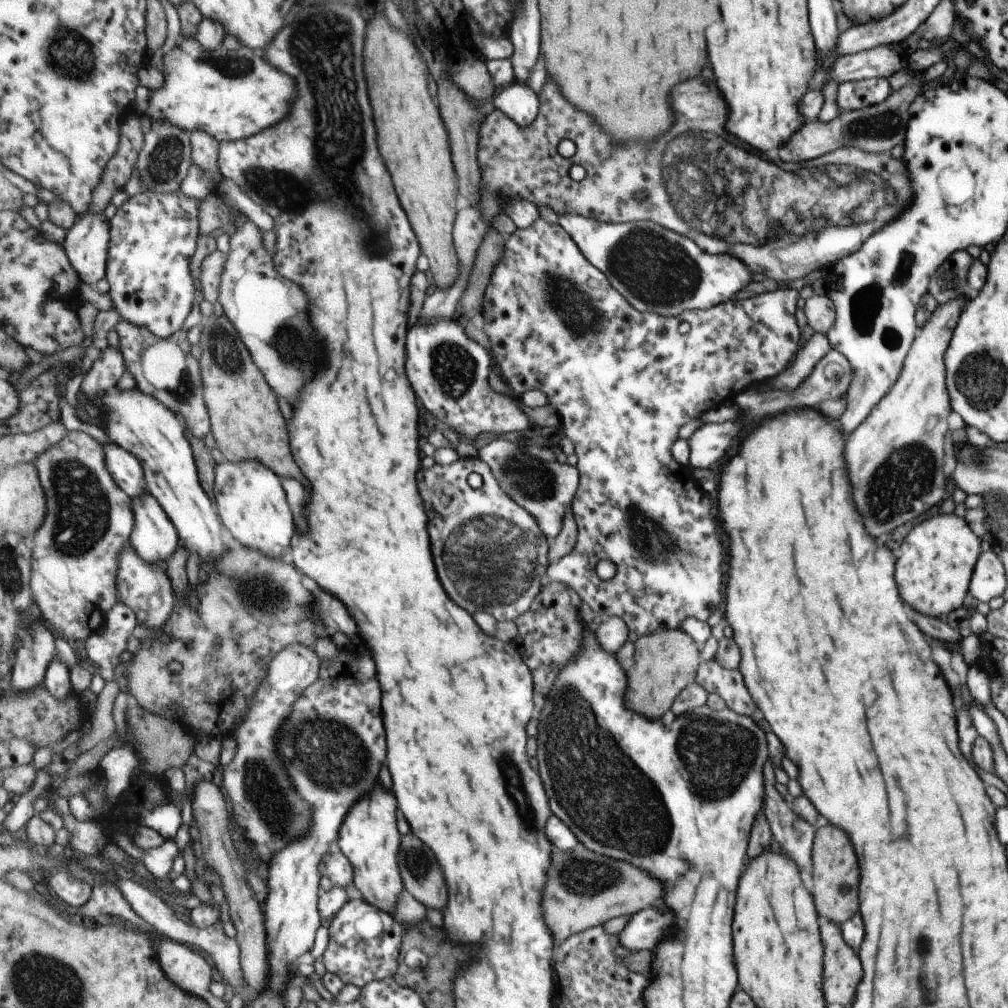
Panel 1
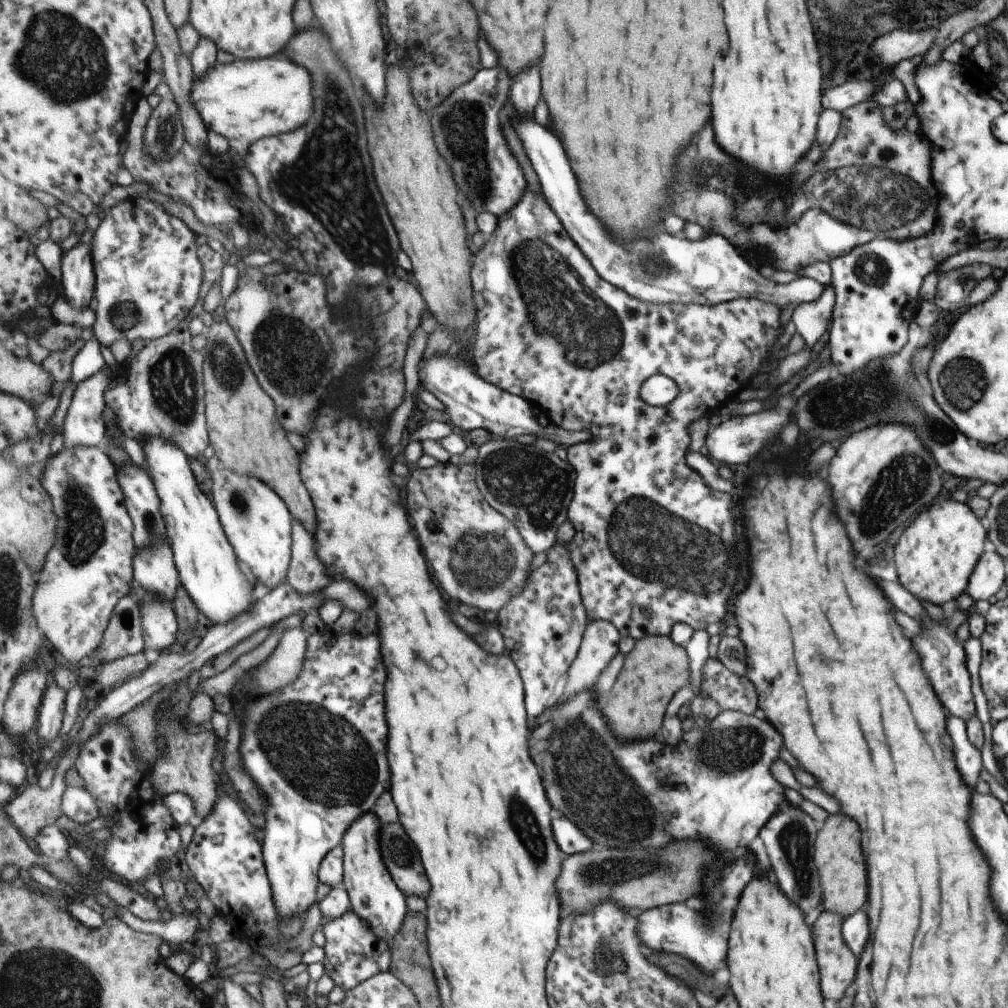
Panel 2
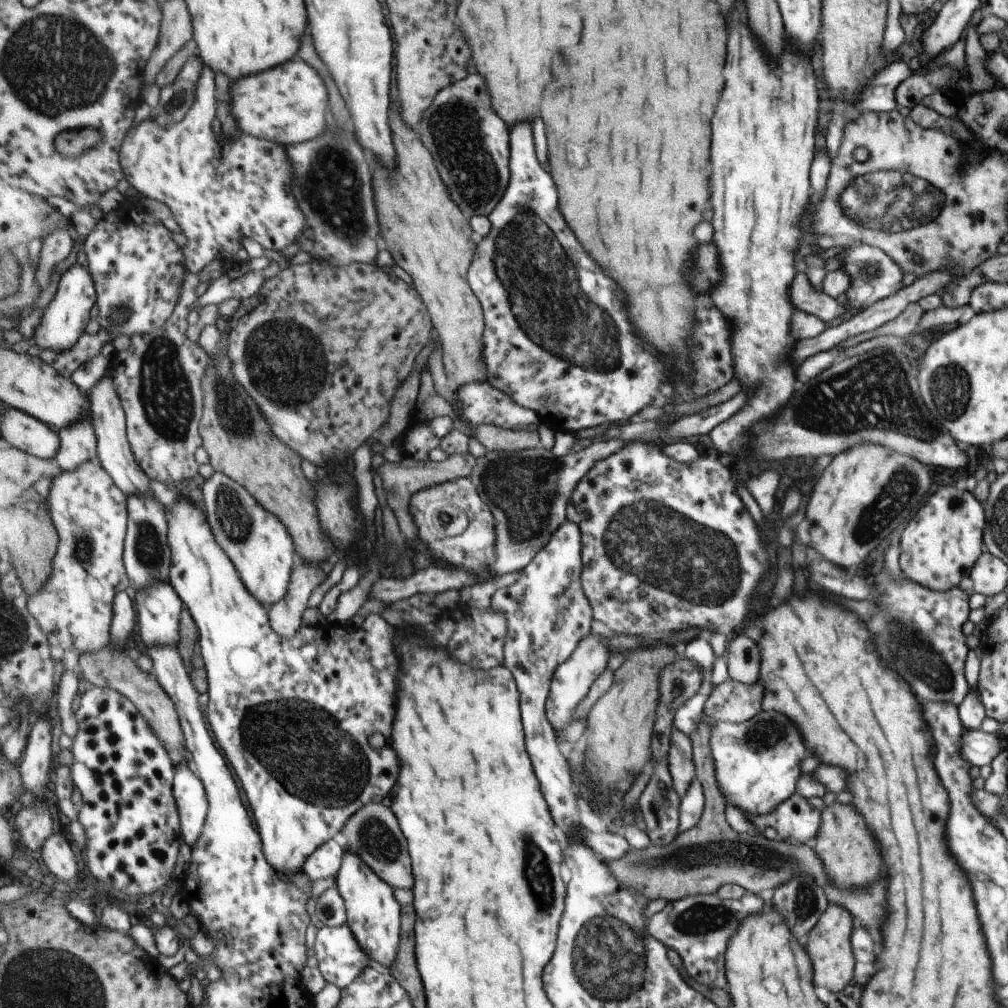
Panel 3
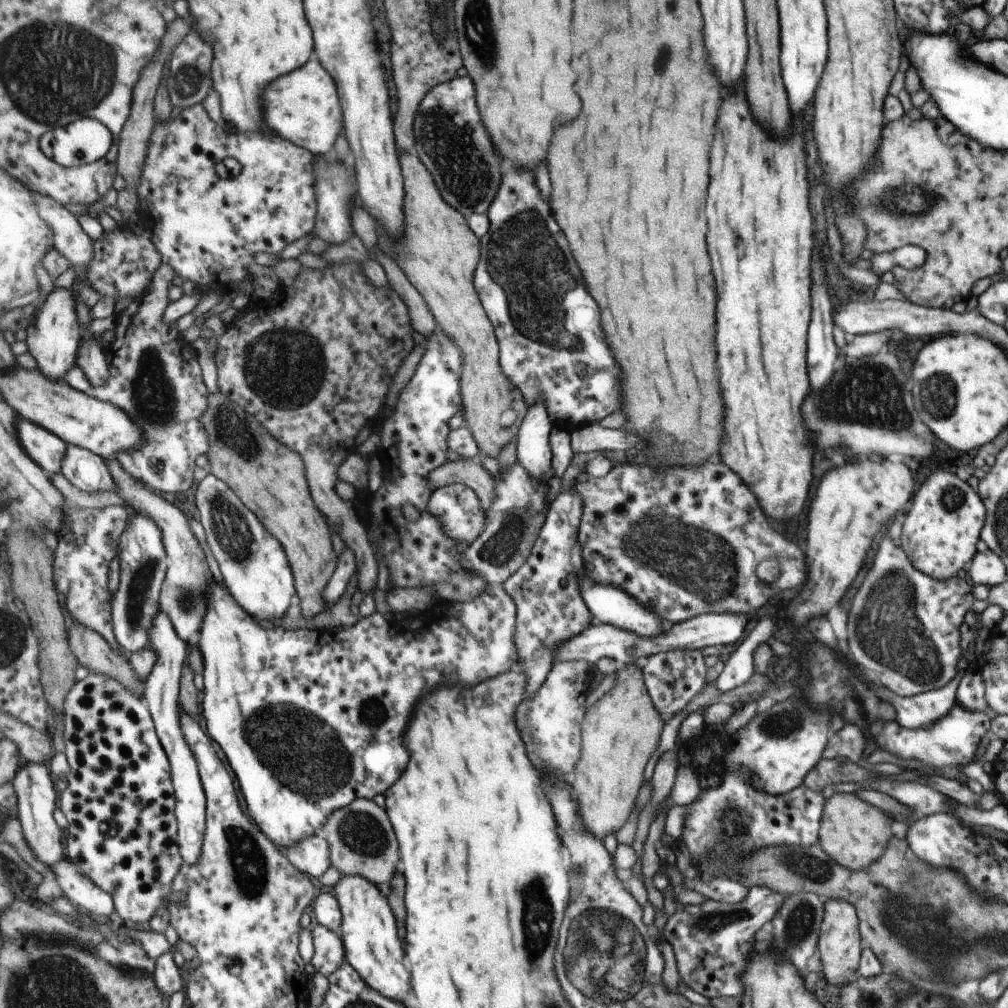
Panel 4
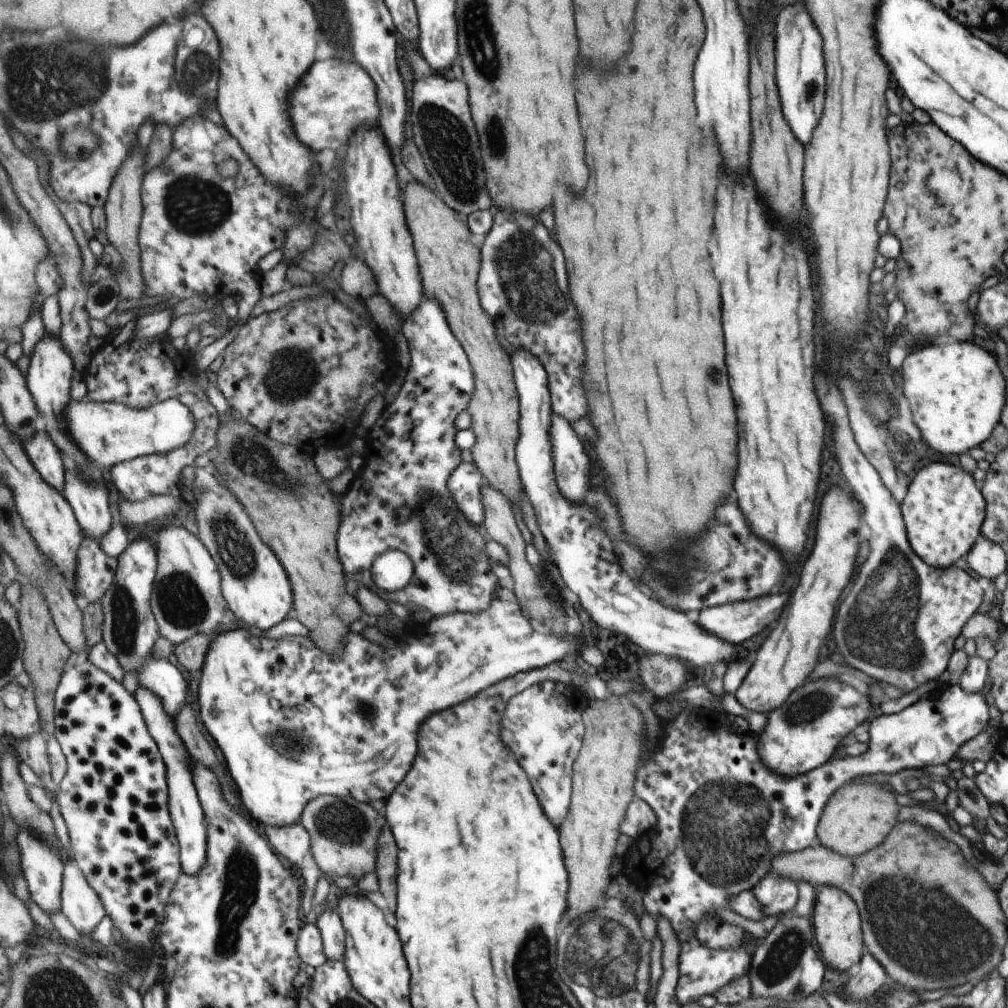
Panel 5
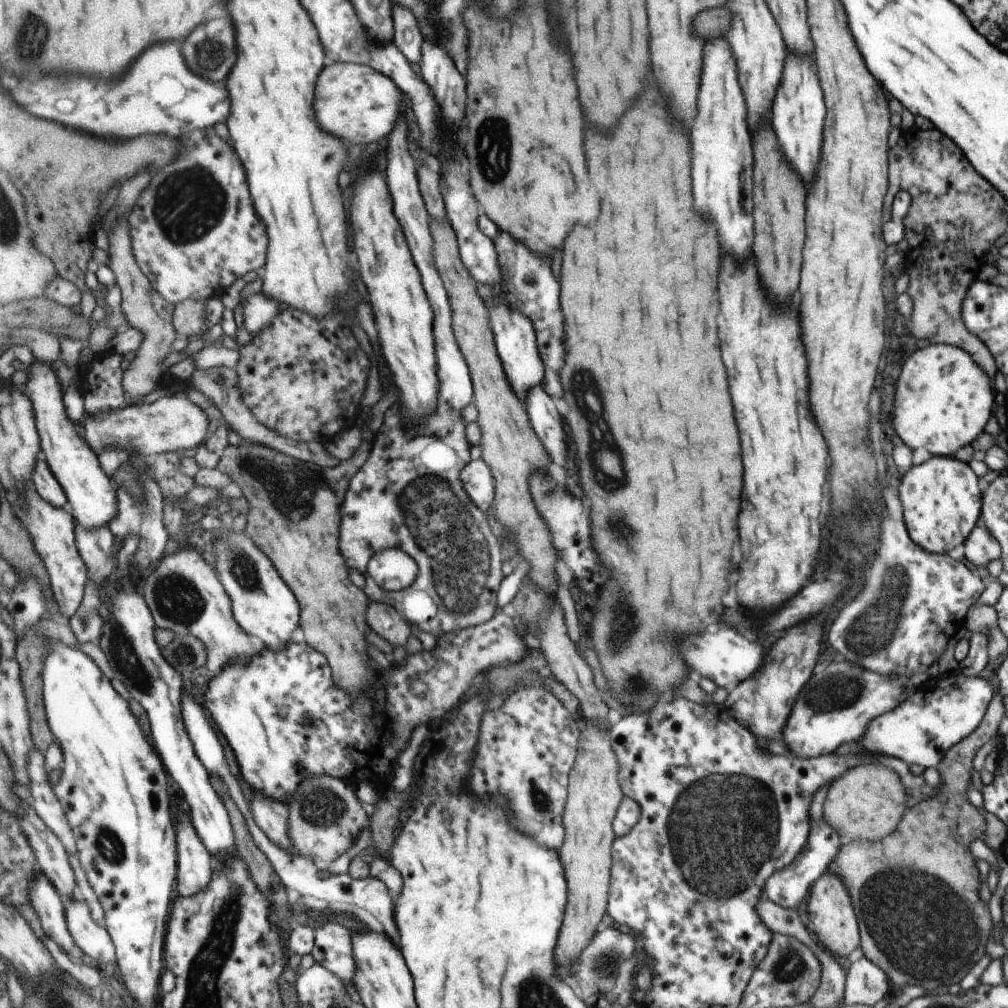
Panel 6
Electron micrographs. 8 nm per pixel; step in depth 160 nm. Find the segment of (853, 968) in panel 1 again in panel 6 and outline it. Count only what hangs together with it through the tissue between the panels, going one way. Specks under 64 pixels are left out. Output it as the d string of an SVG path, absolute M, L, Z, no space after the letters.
M823 872L810 887L808 899L807 918L815 940L831 955L849 956L859 946L860 934L857 934L857 913L843 881L833 872Z

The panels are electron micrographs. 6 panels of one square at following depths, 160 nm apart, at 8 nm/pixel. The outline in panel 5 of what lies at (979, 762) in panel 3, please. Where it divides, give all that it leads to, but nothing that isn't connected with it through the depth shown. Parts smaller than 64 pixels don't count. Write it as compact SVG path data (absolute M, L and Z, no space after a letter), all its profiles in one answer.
M942 684L933 694L927 697L921 697L919 700L912 704L907 704L904 708L893 714L885 714L885 716L877 716L875 720L871 720L869 724L869 742L867 742L867 750L855 758L841 758L835 757L827 761L825 764L804 772L802 775L794 777L783 777L782 774L771 772L759 756L759 750L757 750L757 740L751 733L733 734L729 728L727 728L727 720L721 718L717 720L717 732L713 732L711 728L697 728L697 722L695 722L695 716L689 718L686 709L683 710L673 721L669 721L664 729L664 722L661 725L661 736L658 736L658 742L655 745L656 748L653 752L648 752L644 747L644 756L642 766L638 770L638 779L635 783L636 794L647 802L656 816L655 823L655 836L651 836L651 890L646 892L643 897L643 905L645 911L650 913L652 918L656 921L656 918L661 915L666 918L680 943L680 949L678 954L678 977L676 987L674 988L674 997L681 1006L686 1002L696 1001L701 994L715 994L717 991L722 990L731 979L740 977L745 971L749 970L749 966L753 960L754 948L759 943L759 938L762 934L757 930L753 934L748 934L747 944L743 943L741 947L737 949L710 949L698 944L698 940L694 937L694 926L698 920L707 919L711 914L715 914L715 908L725 907L728 908L728 900L736 895L738 892L752 890L757 886L759 880L770 872L770 864L775 856L781 854L790 854L793 851L800 851L804 848L819 845L817 835L818 820L821 818L822 811L825 810L826 802L830 799L830 796L834 794L834 791L838 787L842 787L847 784L851 778L857 778L857 776L865 776L865 774L891 774L891 772L899 772L899 770L905 770L906 768L923 769L926 766L935 766L936 764L945 764L949 760L955 758L958 754L959 748L962 744L965 744L968 740L977 736L983 729L987 728L988 724L988 704L984 701L983 697L979 693L966 693L962 688L959 688L958 684L951 684L949 686Z

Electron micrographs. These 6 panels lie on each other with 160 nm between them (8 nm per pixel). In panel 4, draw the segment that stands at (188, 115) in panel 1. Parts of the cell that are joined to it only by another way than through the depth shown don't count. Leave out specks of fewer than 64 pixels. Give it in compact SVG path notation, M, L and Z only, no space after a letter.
M317 58L307 62L299 72L291 72L291 76L283 76L271 88L267 88L267 96L263 96L263 112L270 130L279 136L315 154L327 154L344 126L344 112L341 101L337 102L337 86L331 74L321 66Z

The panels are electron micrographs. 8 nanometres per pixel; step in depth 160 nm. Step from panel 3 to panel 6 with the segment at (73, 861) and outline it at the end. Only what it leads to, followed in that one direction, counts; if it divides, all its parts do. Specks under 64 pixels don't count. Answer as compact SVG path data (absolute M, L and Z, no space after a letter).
M79 897L73 902L66 902L66 918L69 926L69 932L73 936L77 946L83 950L83 953L87 956L87 959L91 963L97 964L109 964L112 965L114 962L118 962L115 950L114 941L111 940L110 933L106 928L99 927L99 924L91 918L91 908L87 906L87 902Z

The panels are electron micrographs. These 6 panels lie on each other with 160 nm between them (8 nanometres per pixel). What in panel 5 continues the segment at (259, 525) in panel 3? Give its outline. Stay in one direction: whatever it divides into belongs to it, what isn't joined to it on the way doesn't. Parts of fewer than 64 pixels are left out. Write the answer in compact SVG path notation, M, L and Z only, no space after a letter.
M196 468L193 490L196 500L195 518L198 525L198 537L206 544L222 574L222 589L230 610L236 618L245 622L247 628L257 627L264 632L283 622L294 613L294 587L290 573L283 566L282 560L263 542L262 536L251 520L244 504L234 495L225 483L206 468Z

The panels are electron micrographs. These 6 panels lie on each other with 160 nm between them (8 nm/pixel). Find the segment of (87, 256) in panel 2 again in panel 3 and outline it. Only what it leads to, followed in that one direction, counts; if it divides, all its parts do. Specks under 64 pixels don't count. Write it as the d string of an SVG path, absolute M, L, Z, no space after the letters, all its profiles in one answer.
M79 263L71 265L62 275L58 289L50 304L46 307L42 323L36 332L35 344L42 349L49 349L56 353L73 348L77 341L85 334L85 328L91 318L91 310L98 302L98 292L94 276L88 267Z

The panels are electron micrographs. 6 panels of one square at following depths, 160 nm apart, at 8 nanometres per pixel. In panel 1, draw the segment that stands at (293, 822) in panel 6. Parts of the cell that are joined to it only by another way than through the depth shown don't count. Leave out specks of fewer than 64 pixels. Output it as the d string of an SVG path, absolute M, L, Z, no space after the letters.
M415 834L403 836L399 864L407 891L428 909L447 908L449 890L443 868L421 838Z

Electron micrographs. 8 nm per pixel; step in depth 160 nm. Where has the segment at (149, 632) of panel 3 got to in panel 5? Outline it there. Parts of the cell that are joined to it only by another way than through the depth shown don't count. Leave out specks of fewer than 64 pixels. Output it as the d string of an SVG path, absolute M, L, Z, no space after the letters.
M141 686L136 689L134 695L146 717L151 736L154 736L155 740L158 741L160 751L166 761L170 785L170 813L178 832L184 872L191 876L198 875L206 866L209 837L206 814L200 801L194 781L194 770L190 763L192 756L179 734L175 717L168 713L163 704L164 700L158 694L150 691L149 688Z

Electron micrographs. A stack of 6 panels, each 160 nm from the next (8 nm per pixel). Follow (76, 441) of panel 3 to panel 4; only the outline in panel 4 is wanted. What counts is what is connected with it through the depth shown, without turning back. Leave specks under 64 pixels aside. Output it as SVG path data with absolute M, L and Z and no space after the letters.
M68 445L61 472L75 488L90 493L117 491L107 461L92 450Z

